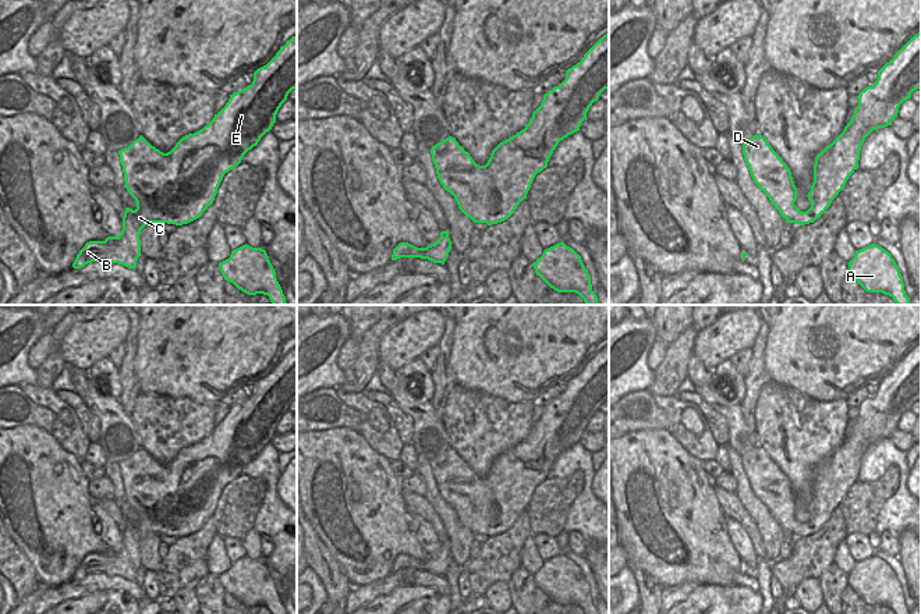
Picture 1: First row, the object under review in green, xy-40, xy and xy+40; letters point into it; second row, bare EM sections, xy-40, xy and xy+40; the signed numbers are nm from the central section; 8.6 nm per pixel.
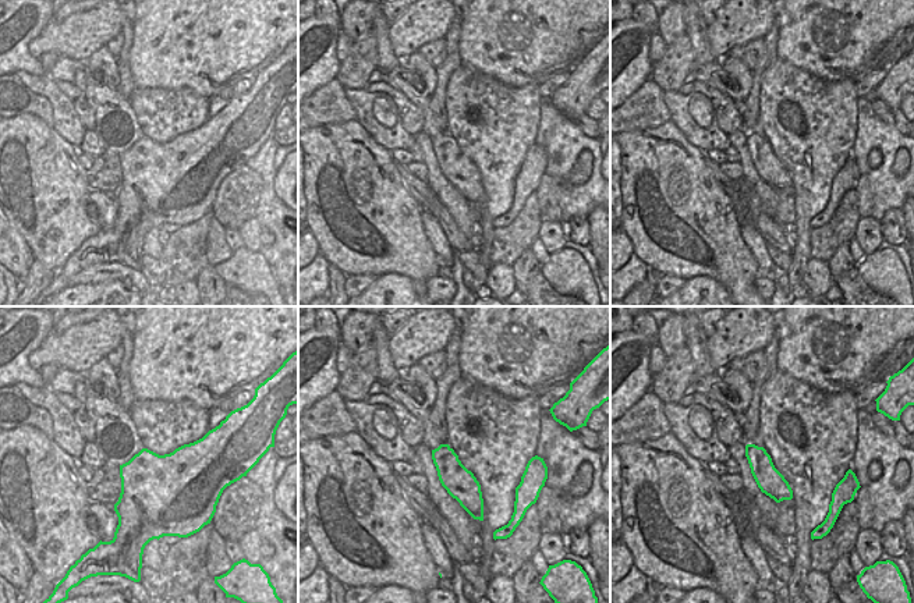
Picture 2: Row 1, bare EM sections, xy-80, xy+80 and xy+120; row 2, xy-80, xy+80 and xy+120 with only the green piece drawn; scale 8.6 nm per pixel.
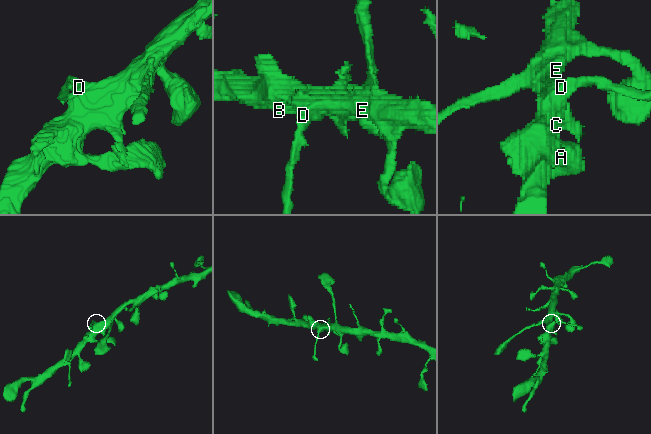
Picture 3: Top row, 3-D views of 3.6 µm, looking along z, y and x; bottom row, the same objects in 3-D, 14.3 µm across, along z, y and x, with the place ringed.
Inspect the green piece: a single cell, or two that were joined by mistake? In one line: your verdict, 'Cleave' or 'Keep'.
Keep.

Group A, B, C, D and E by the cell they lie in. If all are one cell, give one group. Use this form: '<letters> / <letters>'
A B C D E

